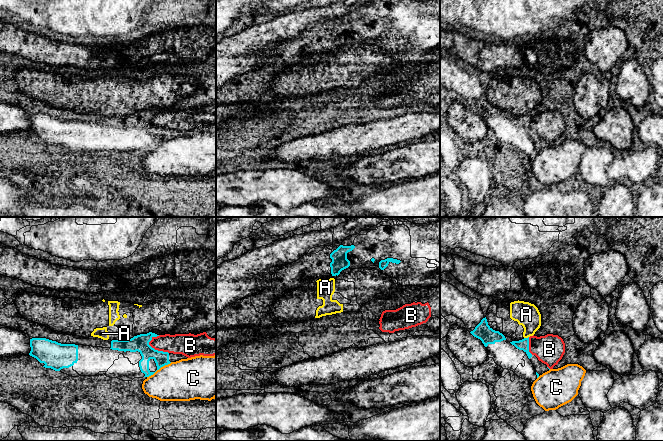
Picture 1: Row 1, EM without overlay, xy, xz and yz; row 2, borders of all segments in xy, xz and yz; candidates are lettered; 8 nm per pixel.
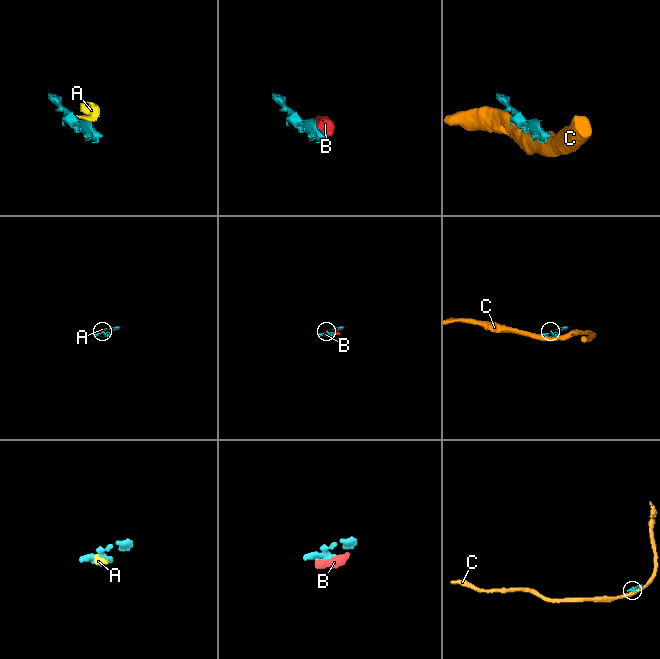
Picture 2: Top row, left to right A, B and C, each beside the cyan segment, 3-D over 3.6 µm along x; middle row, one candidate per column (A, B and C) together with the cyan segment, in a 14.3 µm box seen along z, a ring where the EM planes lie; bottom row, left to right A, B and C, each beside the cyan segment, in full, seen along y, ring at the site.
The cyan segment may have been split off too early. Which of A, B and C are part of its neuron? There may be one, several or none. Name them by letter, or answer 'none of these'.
none of these

